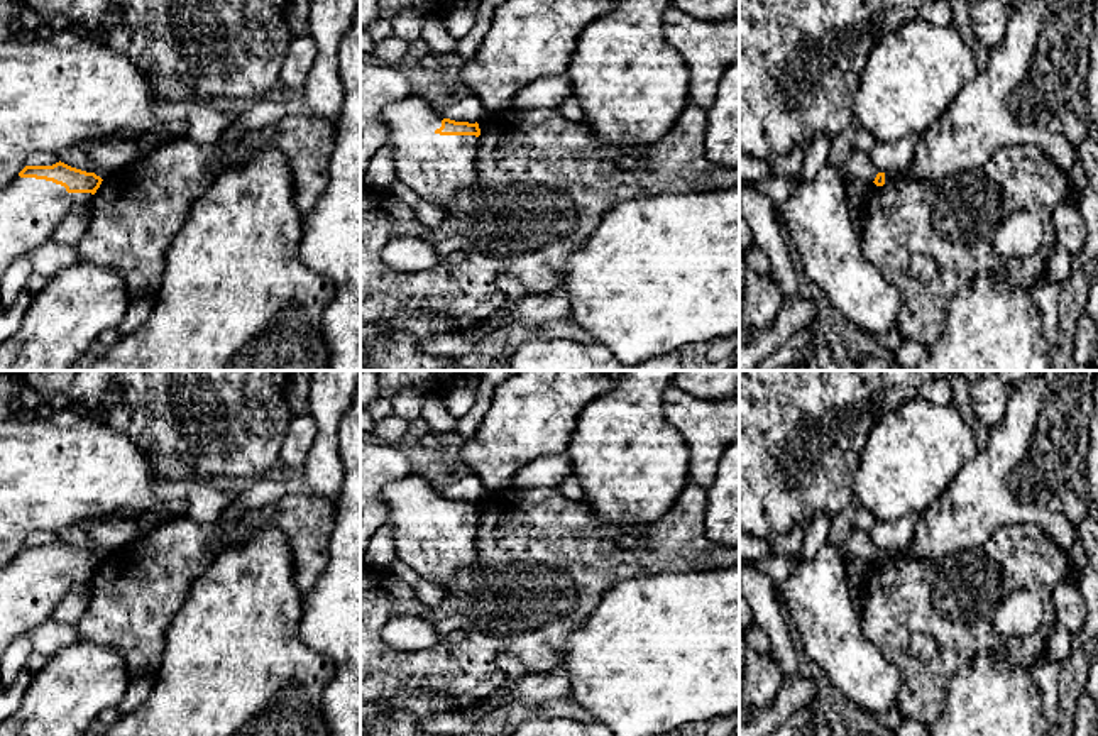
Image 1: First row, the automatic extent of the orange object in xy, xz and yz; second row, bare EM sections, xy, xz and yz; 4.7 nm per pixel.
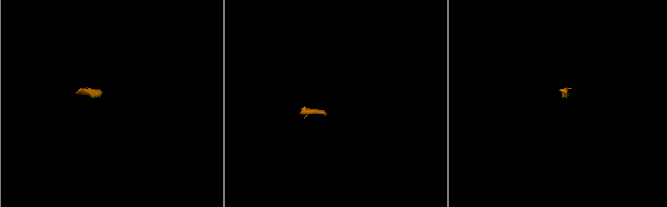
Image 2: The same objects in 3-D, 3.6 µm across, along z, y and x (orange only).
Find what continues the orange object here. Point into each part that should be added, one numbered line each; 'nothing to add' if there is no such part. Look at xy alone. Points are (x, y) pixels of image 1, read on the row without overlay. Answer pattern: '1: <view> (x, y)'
1: xy (31, 587)

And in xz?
1: xz (439, 547)

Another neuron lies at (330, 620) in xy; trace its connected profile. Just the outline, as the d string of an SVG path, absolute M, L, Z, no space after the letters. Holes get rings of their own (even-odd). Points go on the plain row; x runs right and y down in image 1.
M360 381L338 425L338 453L345 481L335 503L328 563L303 602L298 631L305 646L332 662L321 706L328 736L360 736Z

